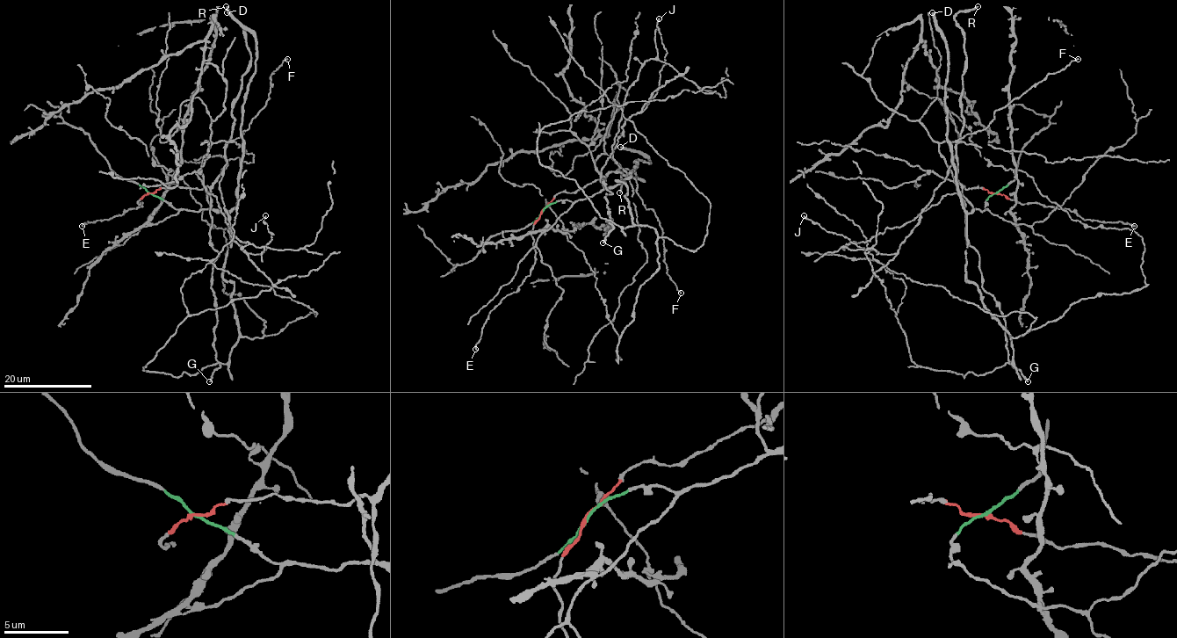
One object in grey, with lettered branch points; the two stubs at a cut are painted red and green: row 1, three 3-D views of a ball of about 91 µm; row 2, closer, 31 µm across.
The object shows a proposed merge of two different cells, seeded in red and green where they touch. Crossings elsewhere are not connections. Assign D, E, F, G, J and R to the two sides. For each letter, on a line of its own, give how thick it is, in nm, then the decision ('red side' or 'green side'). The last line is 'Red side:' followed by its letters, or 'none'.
D: 360 nm | green side
E: 280 nm | red side
F: 160 nm | green side
G: 200 nm | red side
J: 240 nm | red side
R: 240 nm | red side
Red side: E, G, J, R

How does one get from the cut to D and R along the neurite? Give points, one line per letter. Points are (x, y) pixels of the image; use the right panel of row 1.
D: (995, 193), (985, 201), (983, 211), (968, 212), (961, 204), (947, 137), (947, 40), (933, 12)
R: (995, 193), (978, 186), (965, 189), (956, 177), (965, 52), (964, 33), (955, 17), (978, 6)

